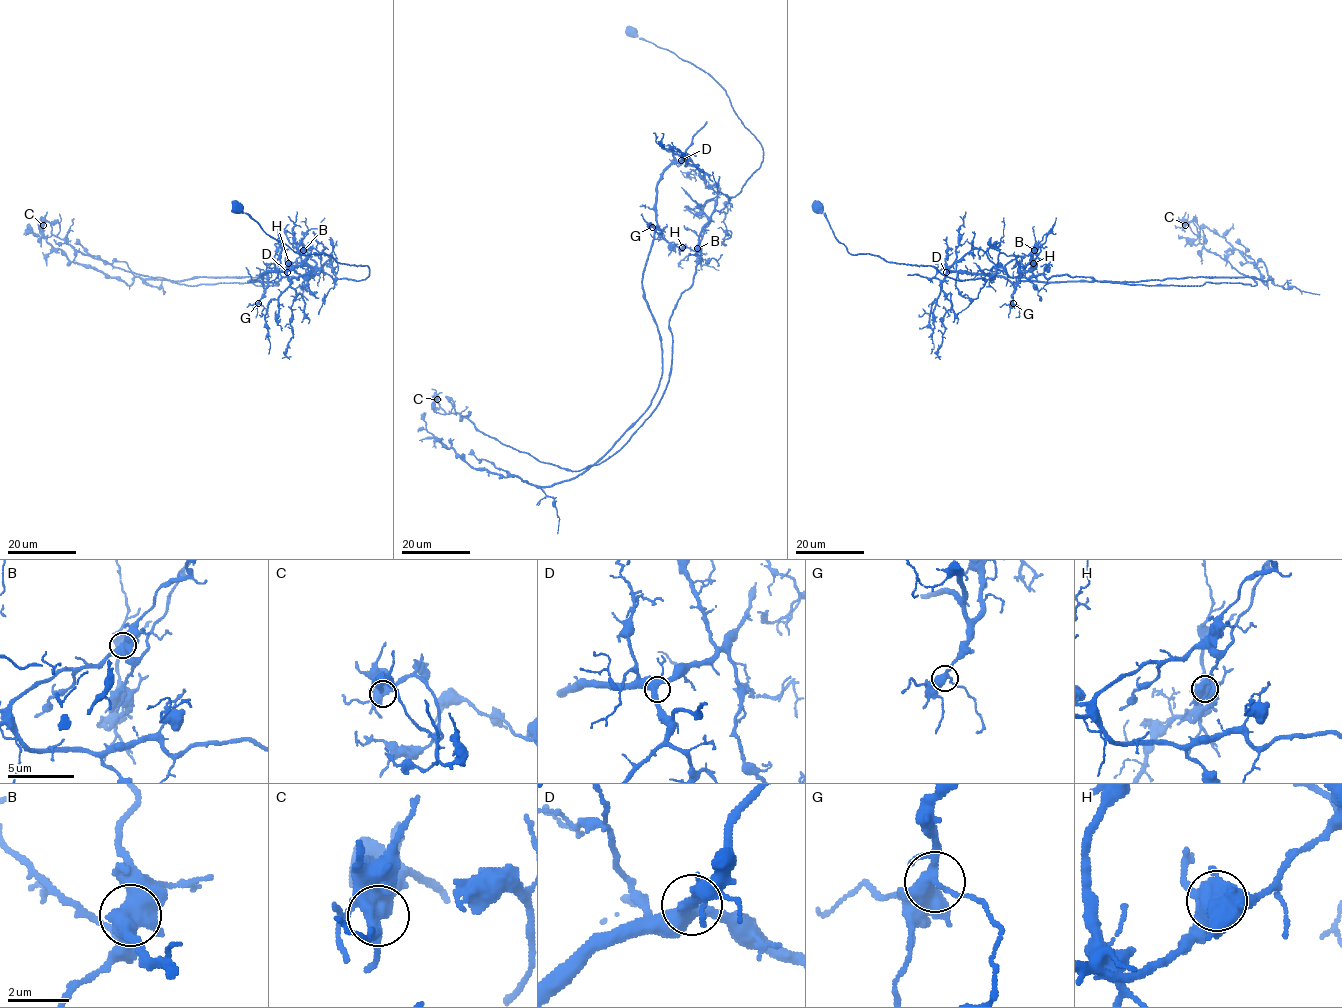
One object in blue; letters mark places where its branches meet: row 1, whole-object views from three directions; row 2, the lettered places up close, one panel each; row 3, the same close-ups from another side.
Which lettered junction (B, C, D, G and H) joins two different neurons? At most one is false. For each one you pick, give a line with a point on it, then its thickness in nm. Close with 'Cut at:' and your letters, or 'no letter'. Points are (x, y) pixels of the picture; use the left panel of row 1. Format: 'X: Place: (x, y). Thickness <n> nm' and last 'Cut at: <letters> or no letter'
H: Place: (288, 263). Thickness 600 nm
Cut at: H

